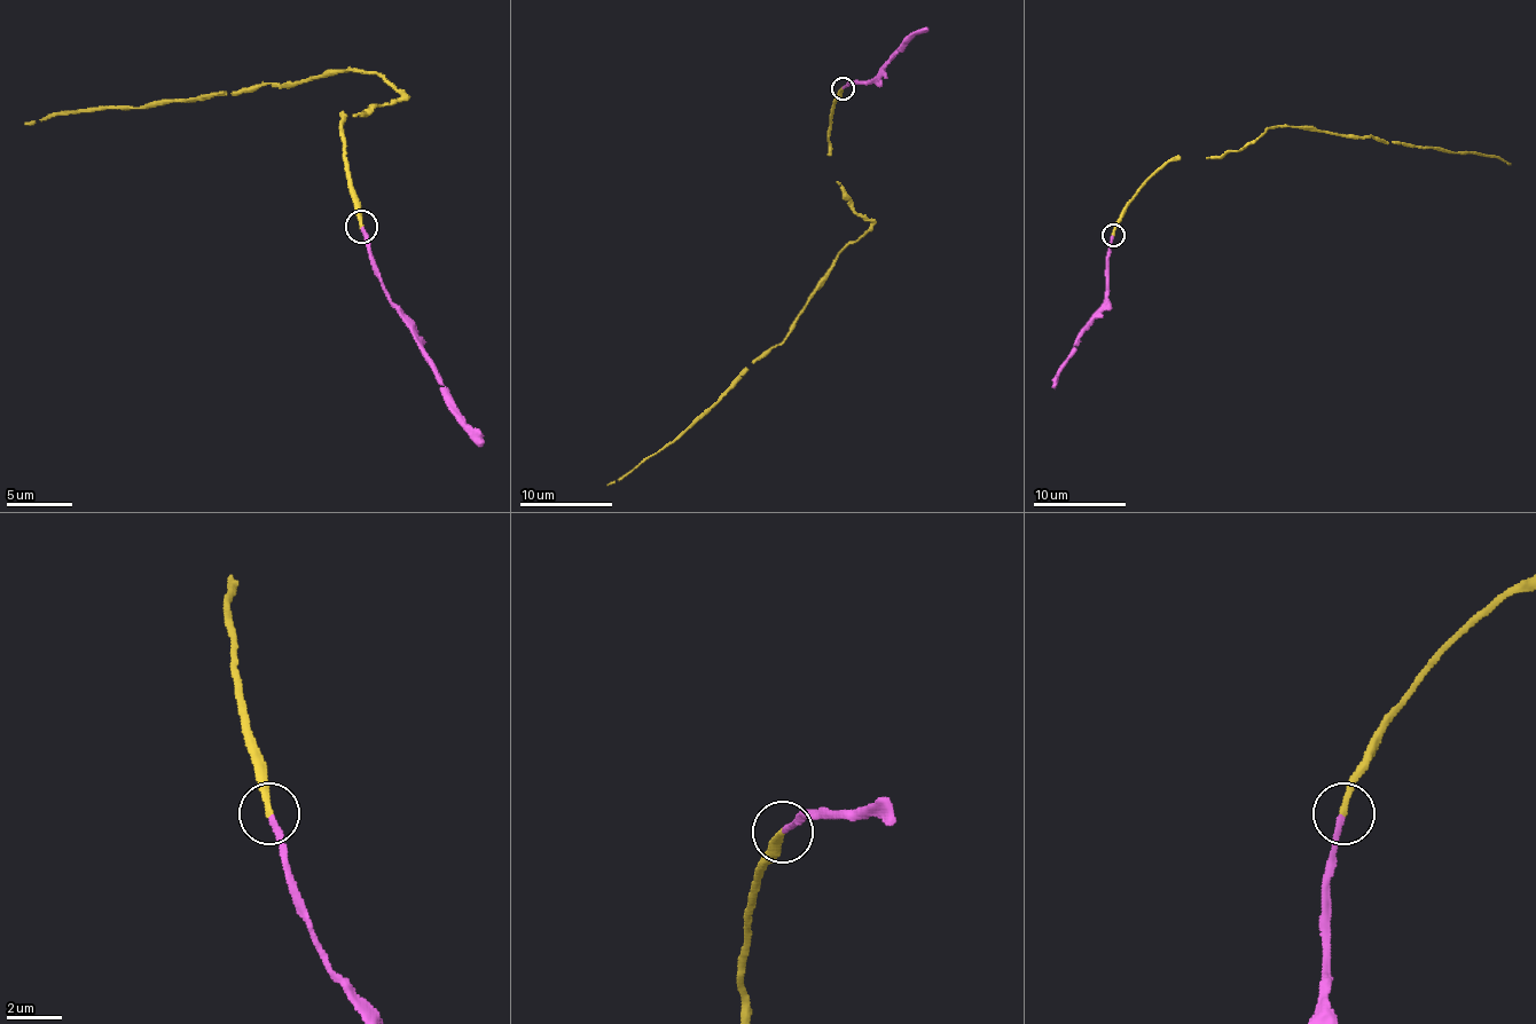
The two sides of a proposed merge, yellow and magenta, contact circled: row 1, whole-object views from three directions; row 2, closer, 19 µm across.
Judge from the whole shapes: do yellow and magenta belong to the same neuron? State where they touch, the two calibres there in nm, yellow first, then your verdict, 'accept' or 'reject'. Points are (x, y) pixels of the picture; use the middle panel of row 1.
(843, 88) | 240/240 nm | accept

